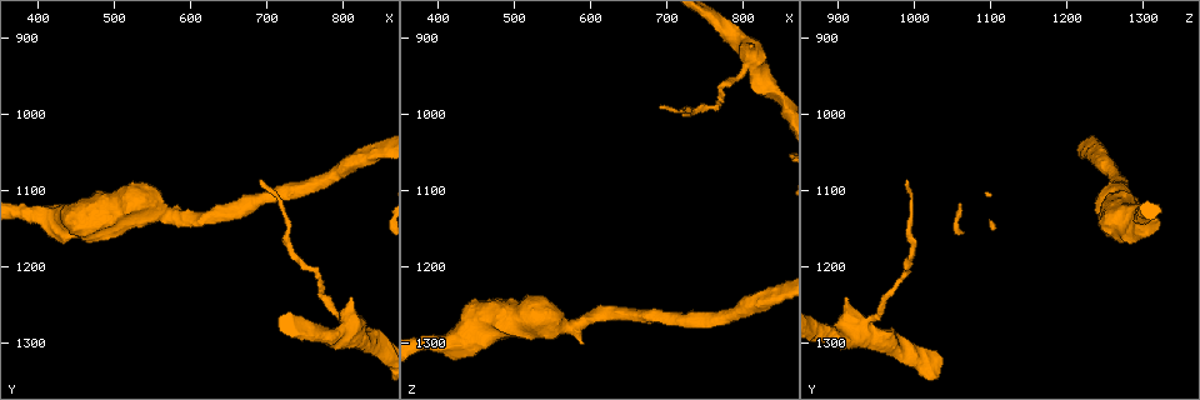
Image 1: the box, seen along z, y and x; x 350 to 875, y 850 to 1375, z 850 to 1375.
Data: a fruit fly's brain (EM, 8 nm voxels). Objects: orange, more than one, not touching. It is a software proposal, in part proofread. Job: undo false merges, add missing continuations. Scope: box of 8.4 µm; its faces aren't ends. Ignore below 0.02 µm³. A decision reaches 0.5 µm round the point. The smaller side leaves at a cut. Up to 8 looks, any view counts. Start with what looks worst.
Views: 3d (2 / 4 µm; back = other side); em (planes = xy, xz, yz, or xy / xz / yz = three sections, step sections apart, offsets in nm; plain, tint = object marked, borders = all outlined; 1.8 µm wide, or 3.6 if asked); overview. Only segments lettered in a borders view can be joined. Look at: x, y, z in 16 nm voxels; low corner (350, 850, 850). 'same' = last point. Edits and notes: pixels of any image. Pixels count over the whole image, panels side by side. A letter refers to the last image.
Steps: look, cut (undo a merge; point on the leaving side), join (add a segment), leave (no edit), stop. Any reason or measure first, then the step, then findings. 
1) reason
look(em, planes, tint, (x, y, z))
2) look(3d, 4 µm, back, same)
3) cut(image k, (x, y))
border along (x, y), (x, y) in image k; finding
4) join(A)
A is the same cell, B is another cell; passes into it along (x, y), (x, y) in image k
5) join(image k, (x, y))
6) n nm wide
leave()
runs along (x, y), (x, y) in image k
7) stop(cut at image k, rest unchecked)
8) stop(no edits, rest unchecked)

tapers out
look(em, xy, step 16, borders, (690, 1090, 990))

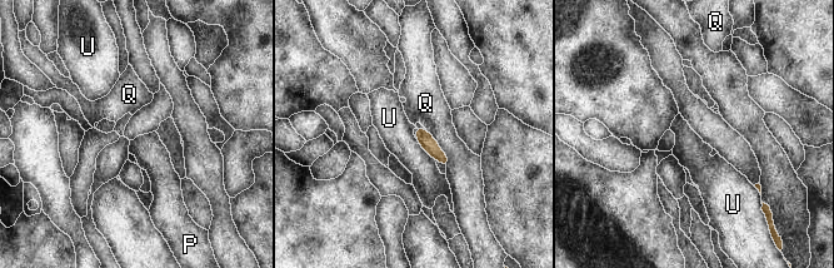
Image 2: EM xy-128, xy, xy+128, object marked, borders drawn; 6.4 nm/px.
100 nm wide
leave()
P, Q and U are other cells; border along (416, 139), (422, 148), (437, 160) in image 2; none of them fits

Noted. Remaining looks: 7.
sudden change in width
look(3d, 4 µm, (565, 1130, 1275))

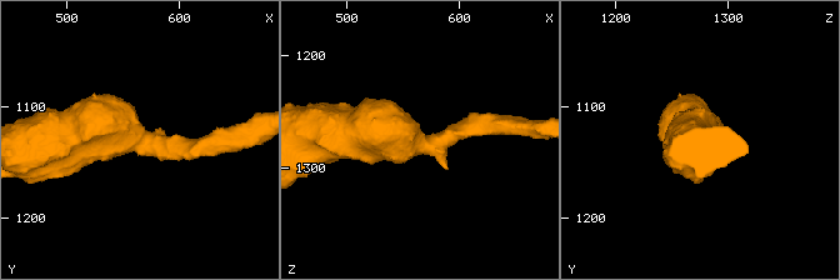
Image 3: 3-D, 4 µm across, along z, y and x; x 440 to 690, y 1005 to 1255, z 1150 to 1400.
look(em, 3.6 µm, planes, borders, (566, 1130, 1276))

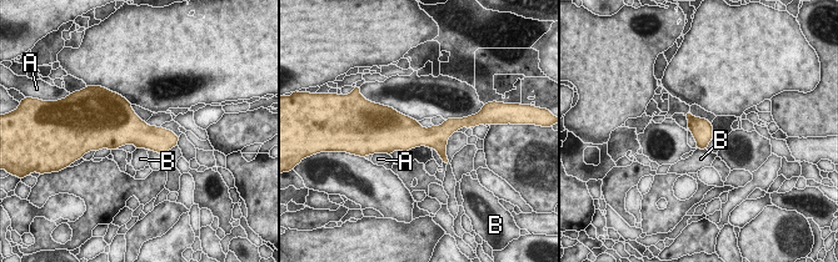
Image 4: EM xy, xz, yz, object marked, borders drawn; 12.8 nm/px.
leave()
A and B are other cells; border along (136, 147), (148, 150) in image 4; one neuron here

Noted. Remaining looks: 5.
calibre changes
look(em, 3.6 µm, planes, borders, (415, 1140, 1300))

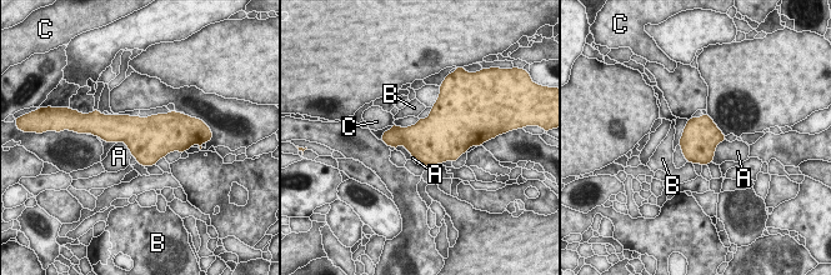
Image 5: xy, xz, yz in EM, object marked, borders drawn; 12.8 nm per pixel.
leave()
A, B and C are other cells; one neuron here

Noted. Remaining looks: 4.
stop(no edits, rest unchecked)

